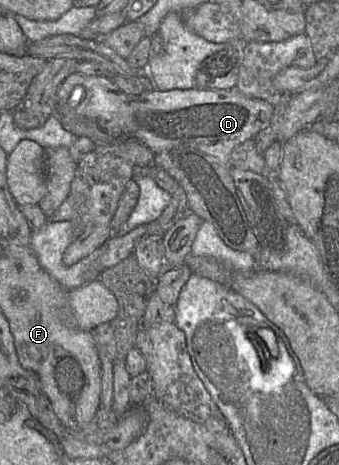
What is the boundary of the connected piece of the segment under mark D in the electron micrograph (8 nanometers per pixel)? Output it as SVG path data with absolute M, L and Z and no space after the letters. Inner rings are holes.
M79 72L70 74L61 84L53 116L87 118L97 123L114 138L105 136L97 143L118 143L120 139L141 142L153 153L188 145L217 159L226 167L233 166L232 150L266 127L274 111L274 102L244 95L232 89L159 89L138 95L122 91L112 79Z

